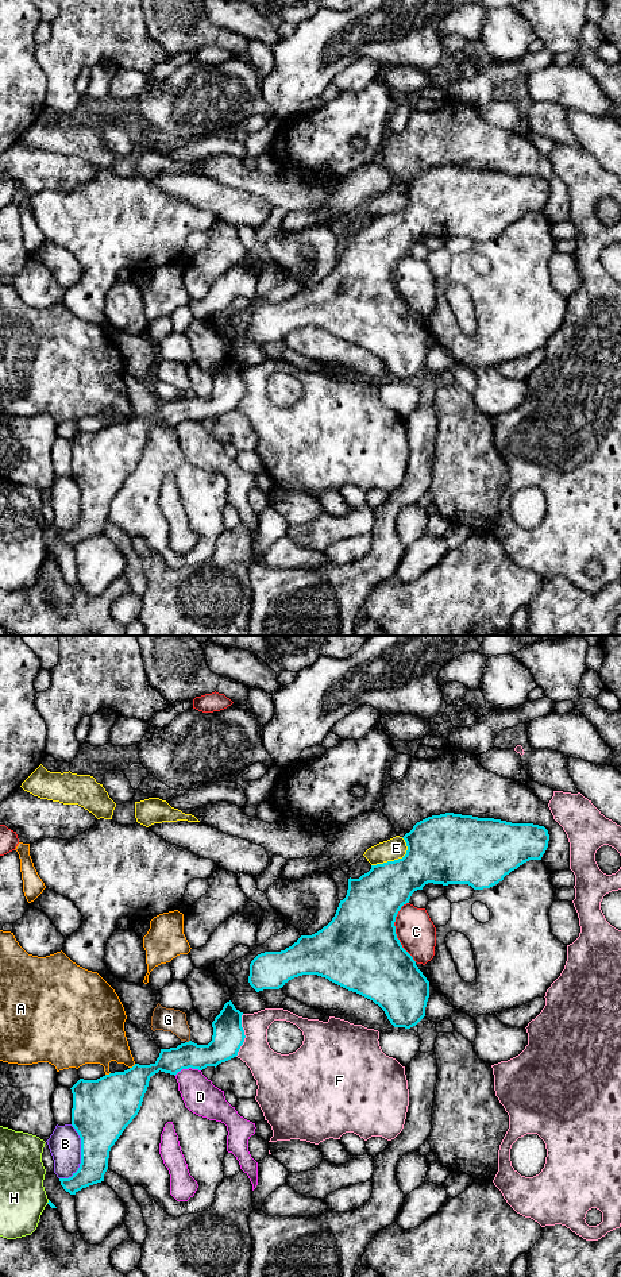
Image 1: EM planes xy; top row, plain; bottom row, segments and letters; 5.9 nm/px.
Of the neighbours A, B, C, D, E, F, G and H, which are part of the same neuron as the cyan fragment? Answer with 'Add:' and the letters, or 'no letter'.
Add: no letter

